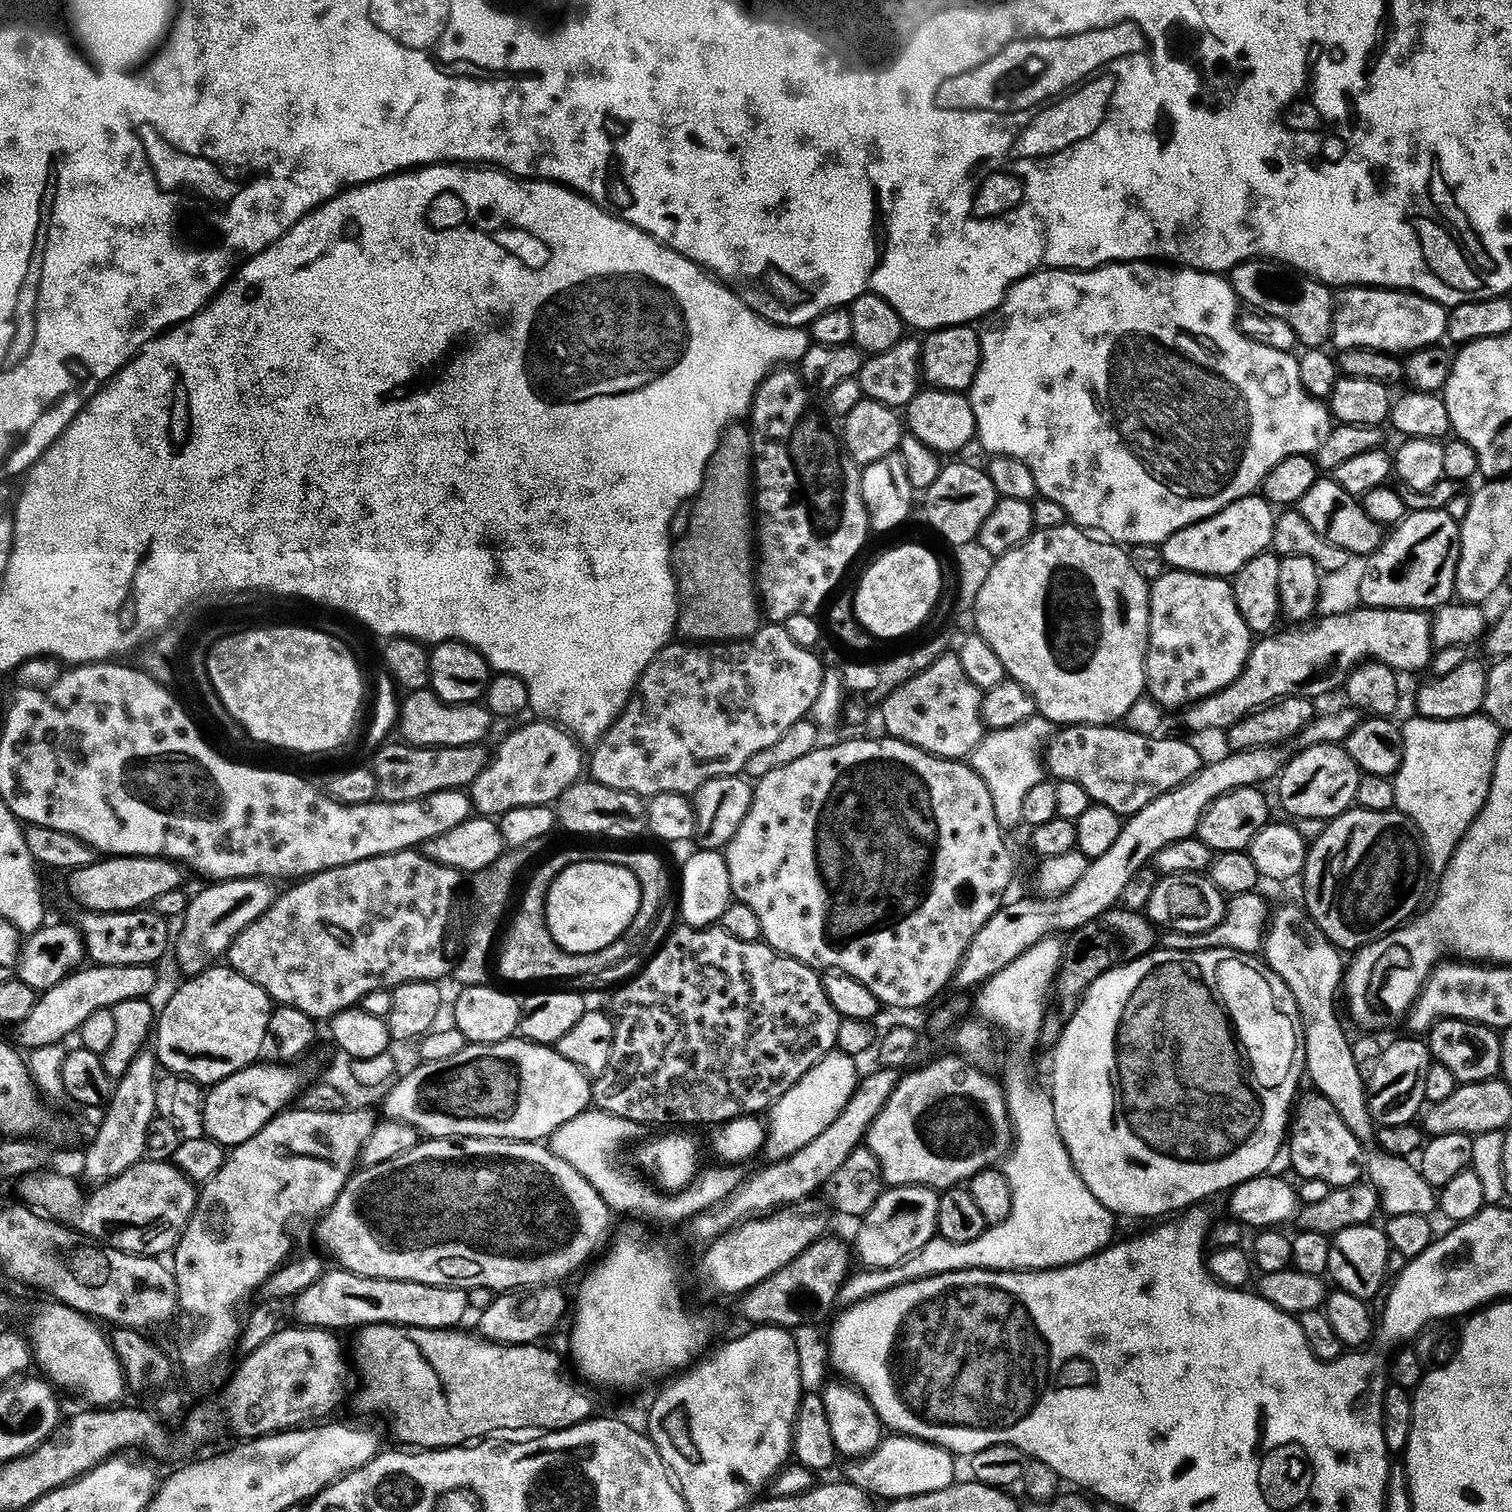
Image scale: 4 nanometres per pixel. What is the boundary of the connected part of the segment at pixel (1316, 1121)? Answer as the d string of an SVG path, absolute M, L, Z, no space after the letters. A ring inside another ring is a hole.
M1315 1090L1306 1092L1299 1097L1290 1120L1293 1170L1304 1180L1317 1180L1325 1184L1328 1190L1361 1183L1366 1172L1365 1145L1353 1134L1350 1126L1342 1122L1342 1114L1334 1110L1322 1093Z

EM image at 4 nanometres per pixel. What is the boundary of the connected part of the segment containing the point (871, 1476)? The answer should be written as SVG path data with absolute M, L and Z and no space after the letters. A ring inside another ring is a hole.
M891 1433L889 1438L881 1441L878 1454L863 1458L862 1487L874 1498L880 1497L884 1500L896 1500L896 1502L902 1502L906 1498L917 1497L920 1494L934 1493L942 1487L940 1456L942 1457L942 1449L934 1443L900 1433Z

